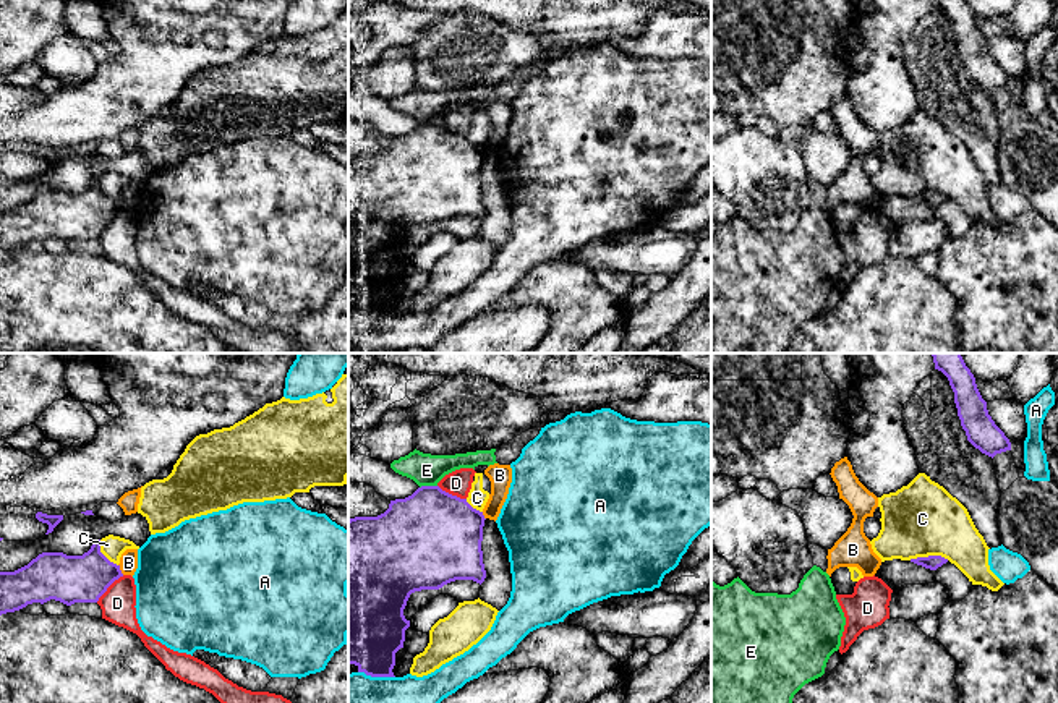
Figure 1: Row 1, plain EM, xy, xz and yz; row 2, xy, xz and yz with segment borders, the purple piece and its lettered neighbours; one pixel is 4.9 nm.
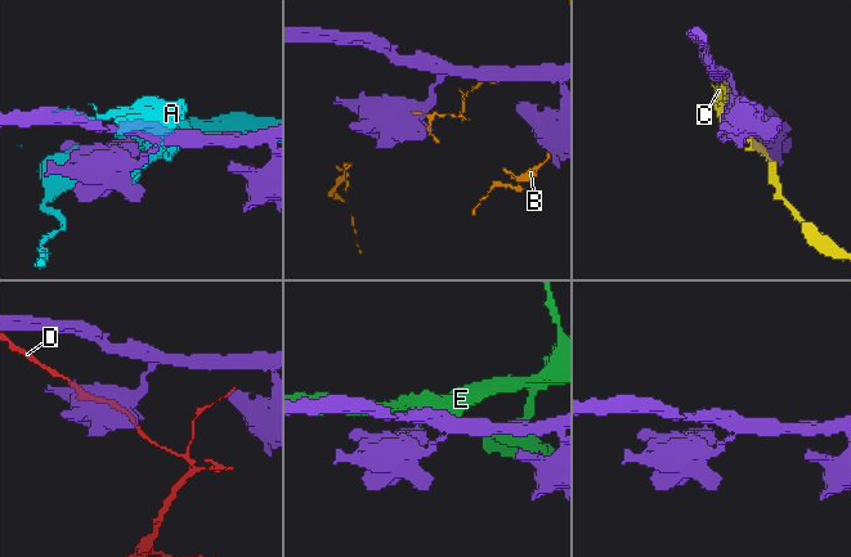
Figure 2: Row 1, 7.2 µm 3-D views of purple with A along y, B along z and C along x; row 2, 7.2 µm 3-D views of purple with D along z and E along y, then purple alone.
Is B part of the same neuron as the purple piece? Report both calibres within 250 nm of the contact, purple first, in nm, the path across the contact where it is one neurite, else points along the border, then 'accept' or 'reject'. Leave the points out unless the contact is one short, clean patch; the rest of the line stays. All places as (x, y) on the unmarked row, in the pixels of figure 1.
calibres 240 and 100 nm; border xy (119, 201), (123, 211); reject

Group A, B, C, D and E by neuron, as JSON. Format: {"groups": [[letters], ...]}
{"groups": [["A"], ["B"], ["C"], ["D"], ["E"]]}

